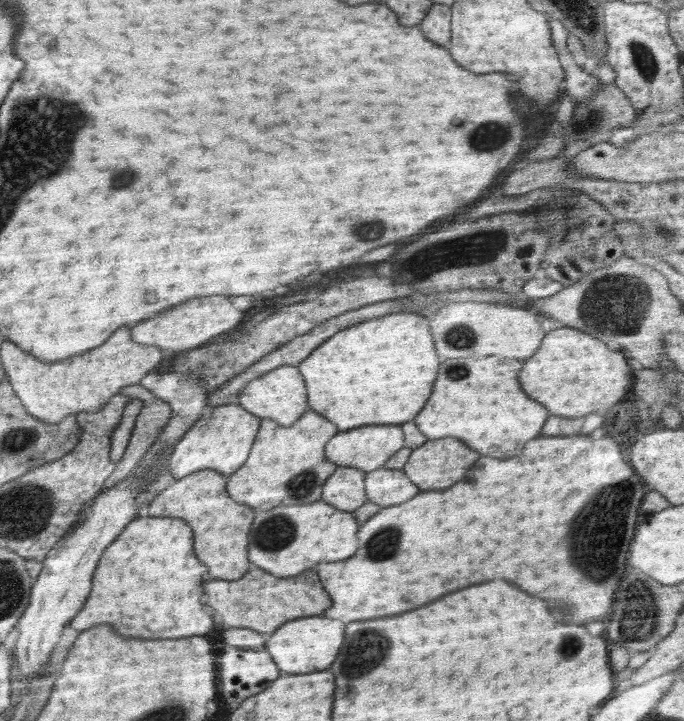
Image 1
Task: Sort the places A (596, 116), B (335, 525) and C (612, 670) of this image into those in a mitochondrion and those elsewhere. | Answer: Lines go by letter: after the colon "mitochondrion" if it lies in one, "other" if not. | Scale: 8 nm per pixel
A: mitochondrion
B: other
C: other

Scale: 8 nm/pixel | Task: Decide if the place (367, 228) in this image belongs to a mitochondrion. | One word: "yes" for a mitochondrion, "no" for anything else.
yes

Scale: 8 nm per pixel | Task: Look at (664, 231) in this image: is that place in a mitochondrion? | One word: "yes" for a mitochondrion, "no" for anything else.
yes

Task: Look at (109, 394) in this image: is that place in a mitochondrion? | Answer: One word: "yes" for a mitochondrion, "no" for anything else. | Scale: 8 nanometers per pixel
no

